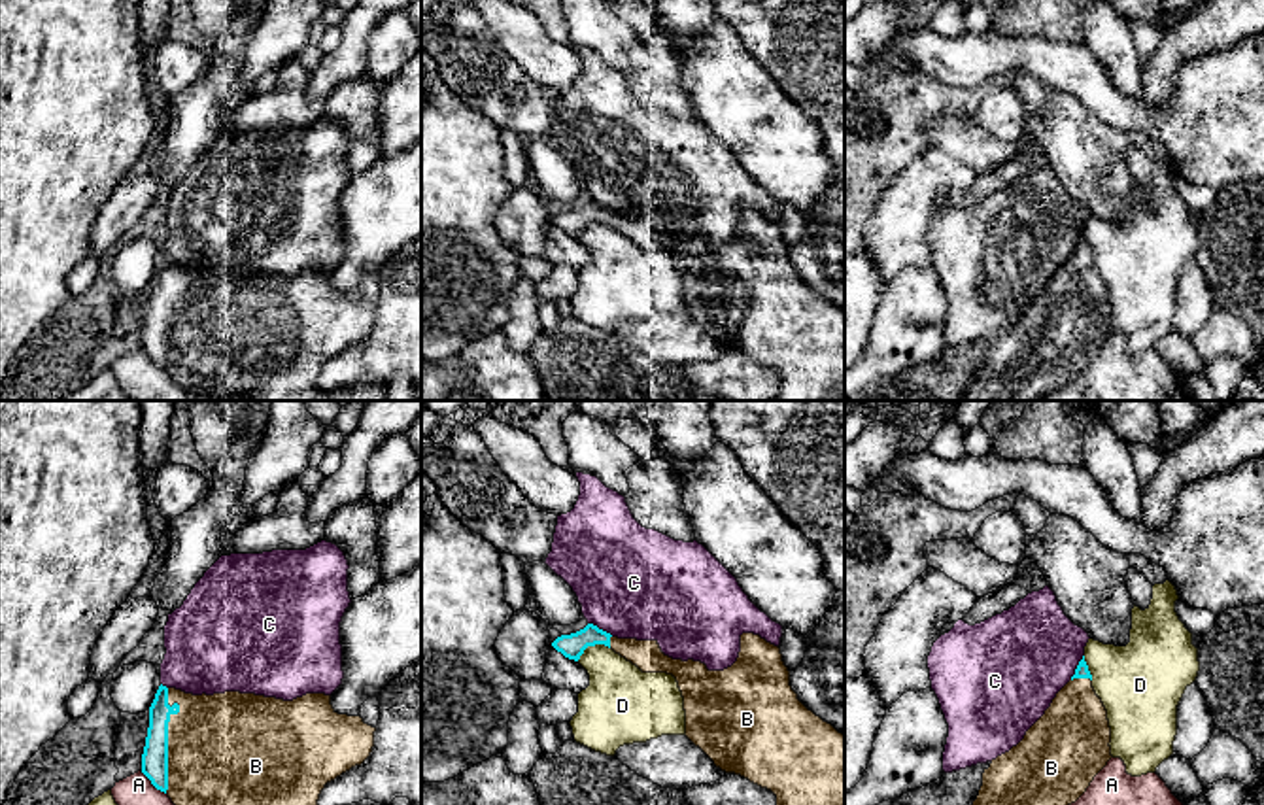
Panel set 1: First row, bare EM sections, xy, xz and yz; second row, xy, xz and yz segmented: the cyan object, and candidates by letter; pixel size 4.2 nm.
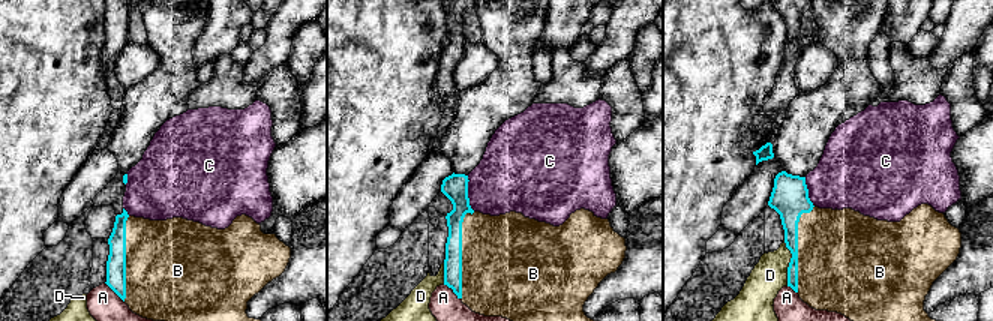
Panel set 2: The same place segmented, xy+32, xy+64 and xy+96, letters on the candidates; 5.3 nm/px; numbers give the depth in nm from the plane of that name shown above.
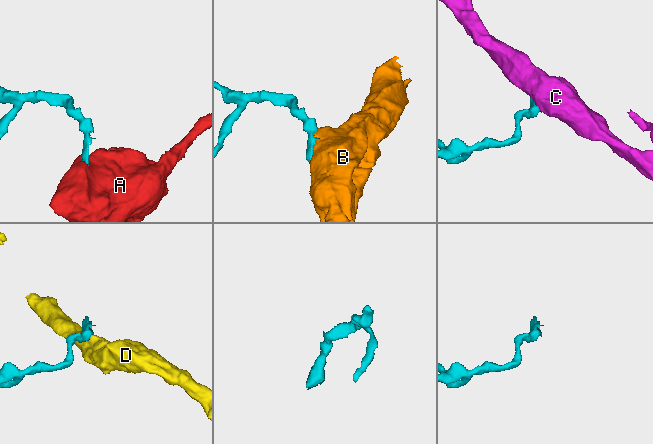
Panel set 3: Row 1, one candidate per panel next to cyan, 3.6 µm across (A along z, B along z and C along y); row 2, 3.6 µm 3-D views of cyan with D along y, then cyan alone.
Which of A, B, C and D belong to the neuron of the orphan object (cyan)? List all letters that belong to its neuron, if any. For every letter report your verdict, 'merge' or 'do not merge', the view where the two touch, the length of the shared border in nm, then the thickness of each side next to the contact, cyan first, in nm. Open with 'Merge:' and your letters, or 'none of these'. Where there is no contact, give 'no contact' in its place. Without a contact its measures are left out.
Merge: B
A: do not merge; meets cyan in xy; contact 150 nm long; 110 nm thick on the cyan side, 130 nm on the other
B: merge; meets cyan in xy; contact 440 nm long; 110 nm thick on the cyan side, 480 nm on the other
C: do not merge; meets cyan in xz; contact 130 nm long; 100 nm thick on the cyan side, 480 nm on the other
D: do not merge; meets cyan in xz; contact 160 nm long; 100 nm thick on the cyan side, 280 nm on the other

